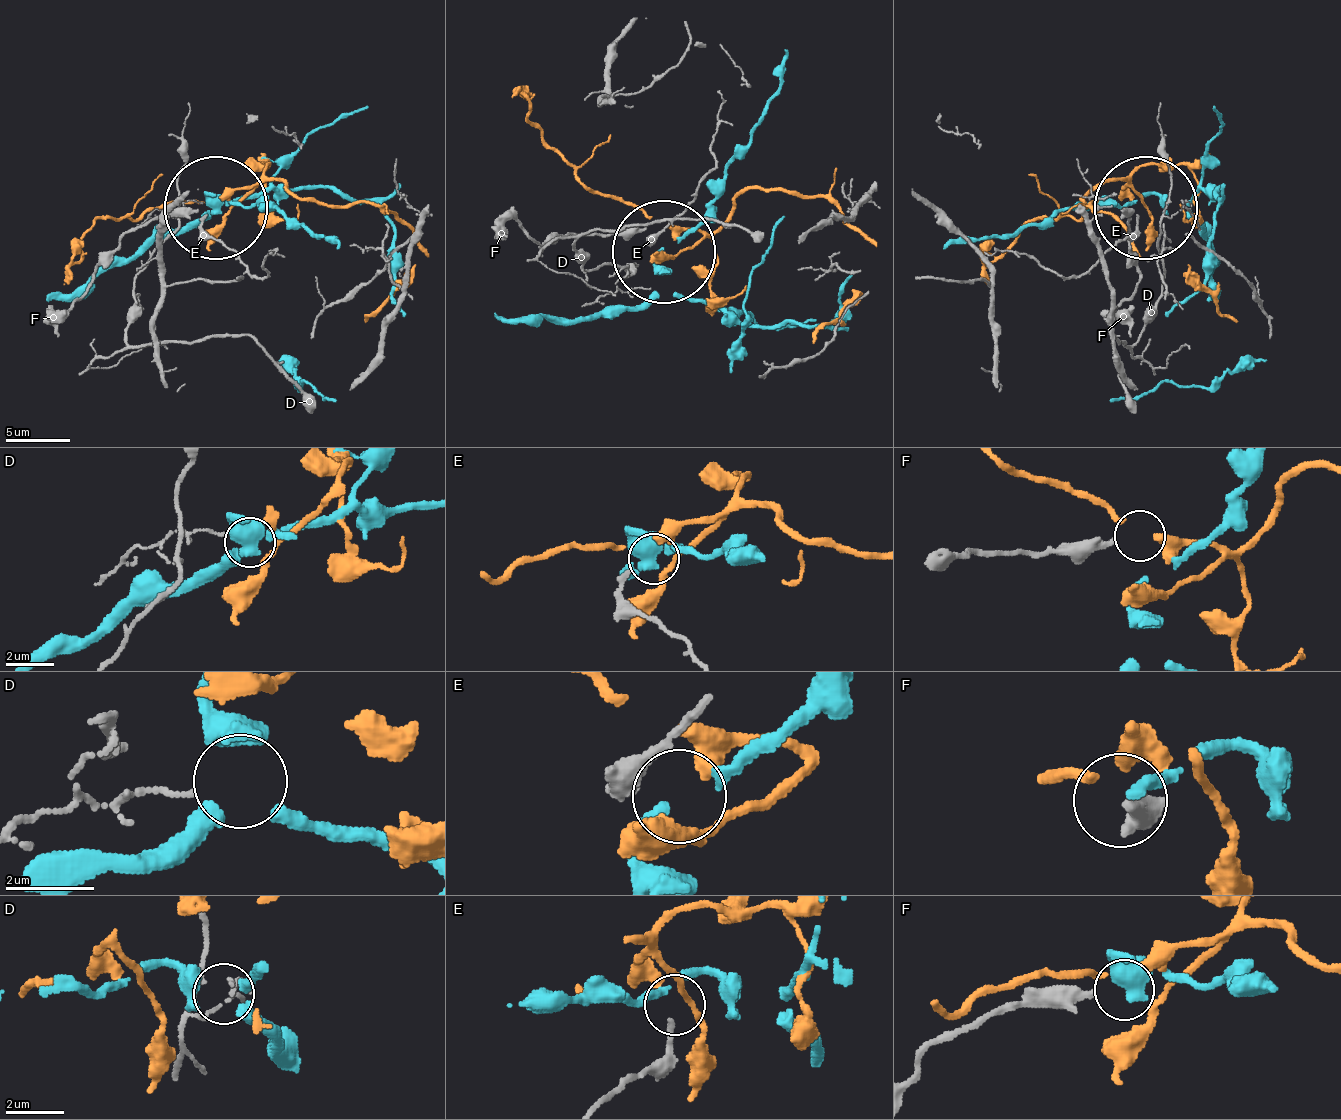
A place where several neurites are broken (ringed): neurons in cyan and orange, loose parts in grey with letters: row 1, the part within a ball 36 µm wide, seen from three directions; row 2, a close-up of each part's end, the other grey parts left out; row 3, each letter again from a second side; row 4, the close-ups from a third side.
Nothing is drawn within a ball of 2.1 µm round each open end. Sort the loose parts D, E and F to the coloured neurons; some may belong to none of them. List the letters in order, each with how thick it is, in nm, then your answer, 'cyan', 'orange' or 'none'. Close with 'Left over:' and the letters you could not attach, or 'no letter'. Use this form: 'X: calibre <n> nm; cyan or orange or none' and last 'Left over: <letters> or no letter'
D: calibre 110 nm; none
E: calibre 200 nm; none
F: calibre 240 nm; orange
Left over: D, E

